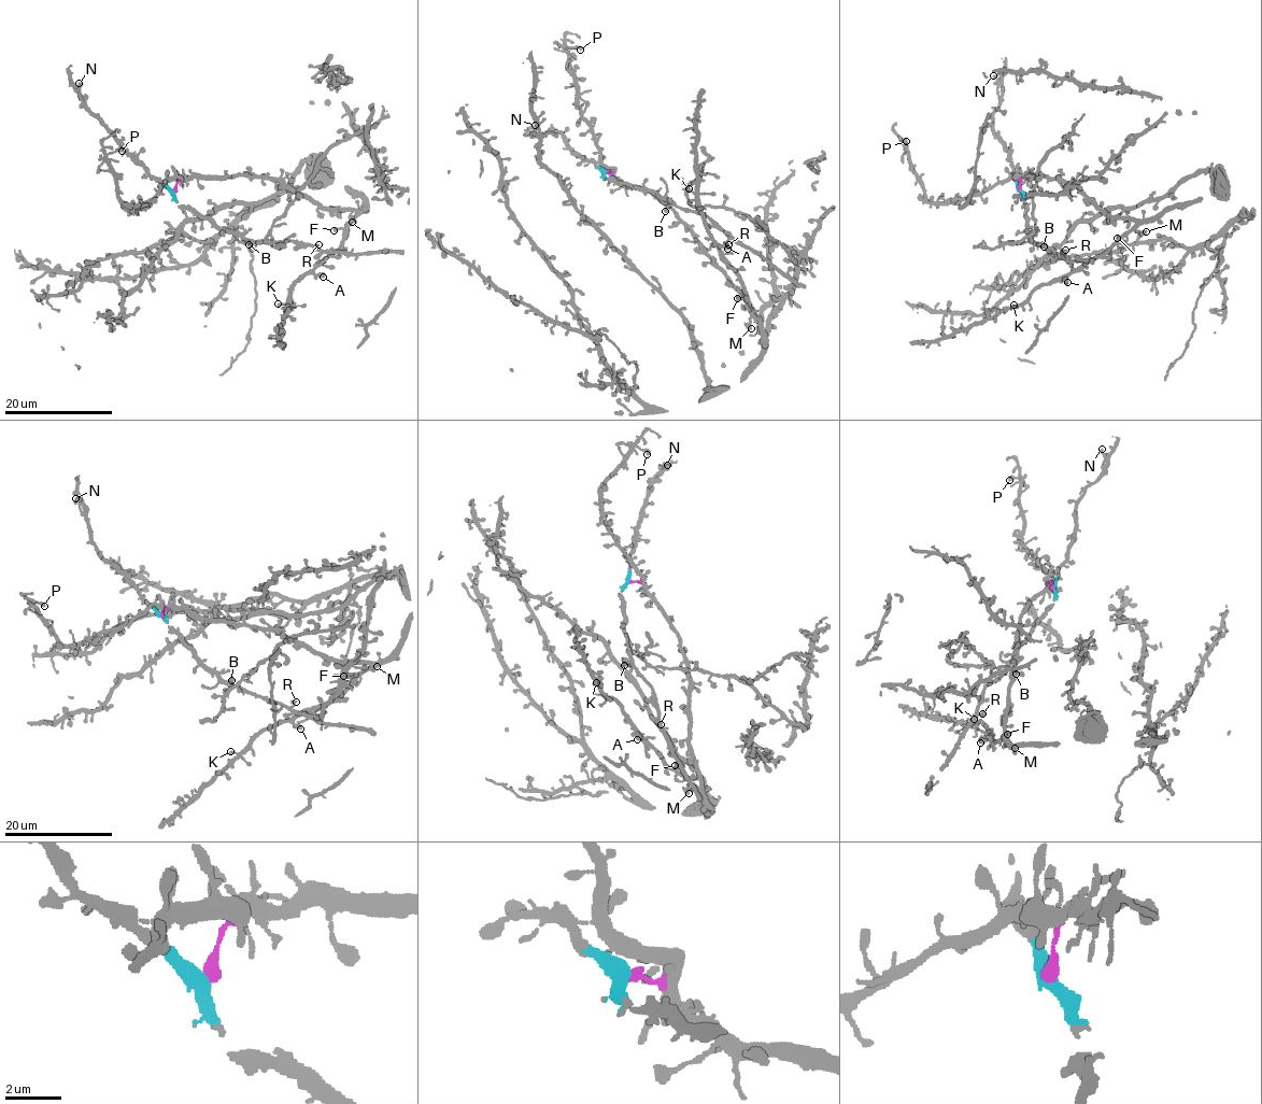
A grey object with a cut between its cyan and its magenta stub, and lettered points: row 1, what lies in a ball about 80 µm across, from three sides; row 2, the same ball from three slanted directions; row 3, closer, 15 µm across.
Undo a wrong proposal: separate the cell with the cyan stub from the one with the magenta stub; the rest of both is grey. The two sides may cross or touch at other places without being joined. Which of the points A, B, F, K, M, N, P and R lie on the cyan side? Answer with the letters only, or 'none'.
B, N, R

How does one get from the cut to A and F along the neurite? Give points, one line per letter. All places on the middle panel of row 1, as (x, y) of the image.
A: (605, 172), (627, 185), (653, 190), (754, 312), (737, 271), (720, 250), (720, 245), (727, 249)
F: (605, 172), (627, 185), (653, 190), (754, 312), (737, 298)

